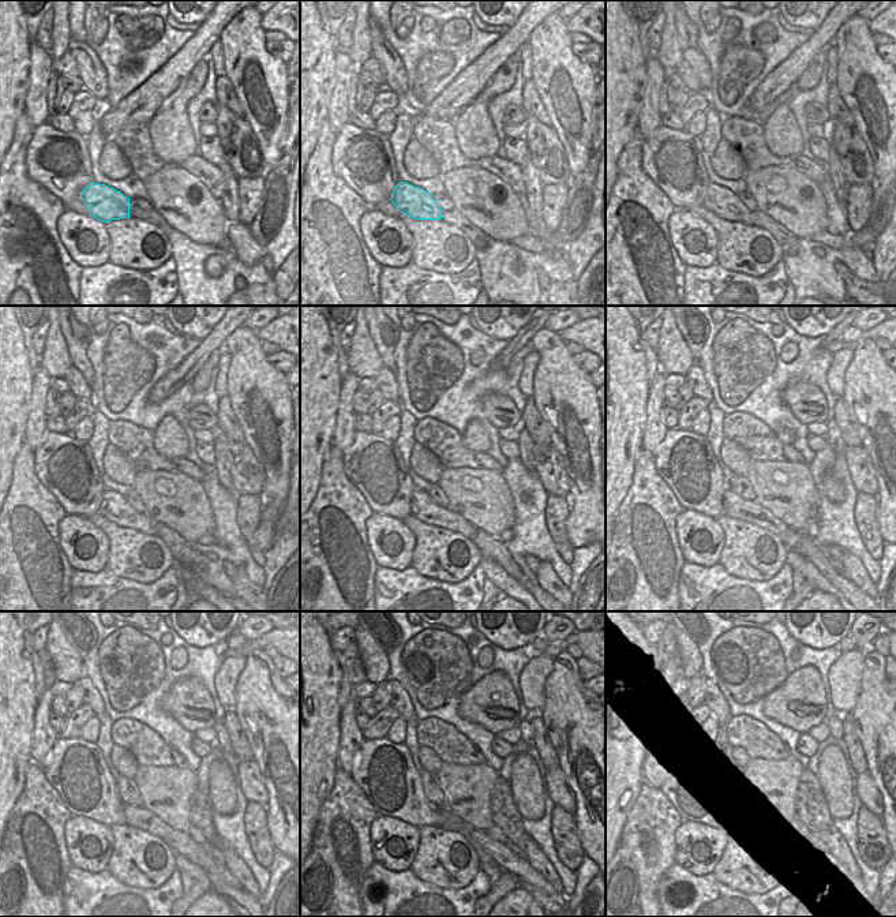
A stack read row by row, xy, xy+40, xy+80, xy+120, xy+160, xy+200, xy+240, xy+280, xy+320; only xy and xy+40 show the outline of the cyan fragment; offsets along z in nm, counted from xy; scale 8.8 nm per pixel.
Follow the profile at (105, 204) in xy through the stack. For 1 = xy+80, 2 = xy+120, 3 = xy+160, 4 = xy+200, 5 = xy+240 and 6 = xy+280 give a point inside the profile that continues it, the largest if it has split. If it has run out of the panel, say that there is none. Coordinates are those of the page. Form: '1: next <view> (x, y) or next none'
1: next xy+80 (719, 199)
2: next xy+120 (113, 506)
3: next xy+160 (423, 508)
4: next xy+200 (734, 506)
5: next xy+240 (139, 818)
6: next xy+280 (505, 859)

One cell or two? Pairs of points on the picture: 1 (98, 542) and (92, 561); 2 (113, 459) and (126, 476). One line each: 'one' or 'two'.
1: one
2: one

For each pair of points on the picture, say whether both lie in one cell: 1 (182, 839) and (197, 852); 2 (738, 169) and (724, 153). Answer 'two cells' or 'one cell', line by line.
1: one cell
2: one cell

